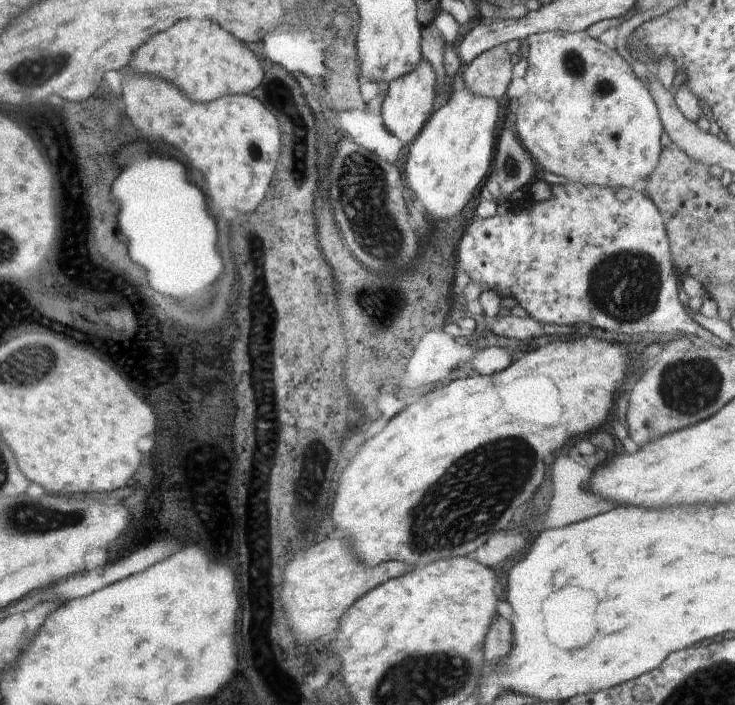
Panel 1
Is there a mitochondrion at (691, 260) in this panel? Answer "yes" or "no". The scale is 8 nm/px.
no

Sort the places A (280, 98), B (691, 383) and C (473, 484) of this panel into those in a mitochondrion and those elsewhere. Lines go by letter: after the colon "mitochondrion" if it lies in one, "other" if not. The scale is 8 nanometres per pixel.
A: other
B: mitochondrion
C: mitochondrion

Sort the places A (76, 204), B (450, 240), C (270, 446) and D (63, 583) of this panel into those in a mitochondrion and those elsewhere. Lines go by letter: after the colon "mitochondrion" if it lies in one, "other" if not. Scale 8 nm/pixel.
A: other
B: other
C: other
D: other

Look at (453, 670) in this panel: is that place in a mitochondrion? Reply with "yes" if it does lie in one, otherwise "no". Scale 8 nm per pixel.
yes

